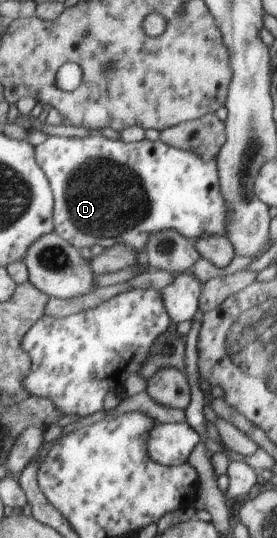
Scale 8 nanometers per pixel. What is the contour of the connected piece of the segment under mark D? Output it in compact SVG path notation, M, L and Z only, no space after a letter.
M91 131L86 137L64 137L50 135L44 142L35 147L35 158L40 160L40 164L44 164L44 172L48 172L48 176L52 176L52 188L56 188L56 224L54 231L62 240L66 240L68 244L82 250L82 248L90 248L96 244L102 248L109 249L116 244L124 244L142 255L148 244L148 238L154 232L164 232L164 230L176 230L178 234L182 234L184 238L194 241L202 236L226 236L228 234L228 222L232 216L232 210L228 208L226 200L223 197L222 181L219 177L219 167L217 158L210 162L202 160L194 151L184 150L181 147L173 147L162 142L161 139L150 141L148 139L138 140L138 142L124 141L121 135L110 134L109 132Z

